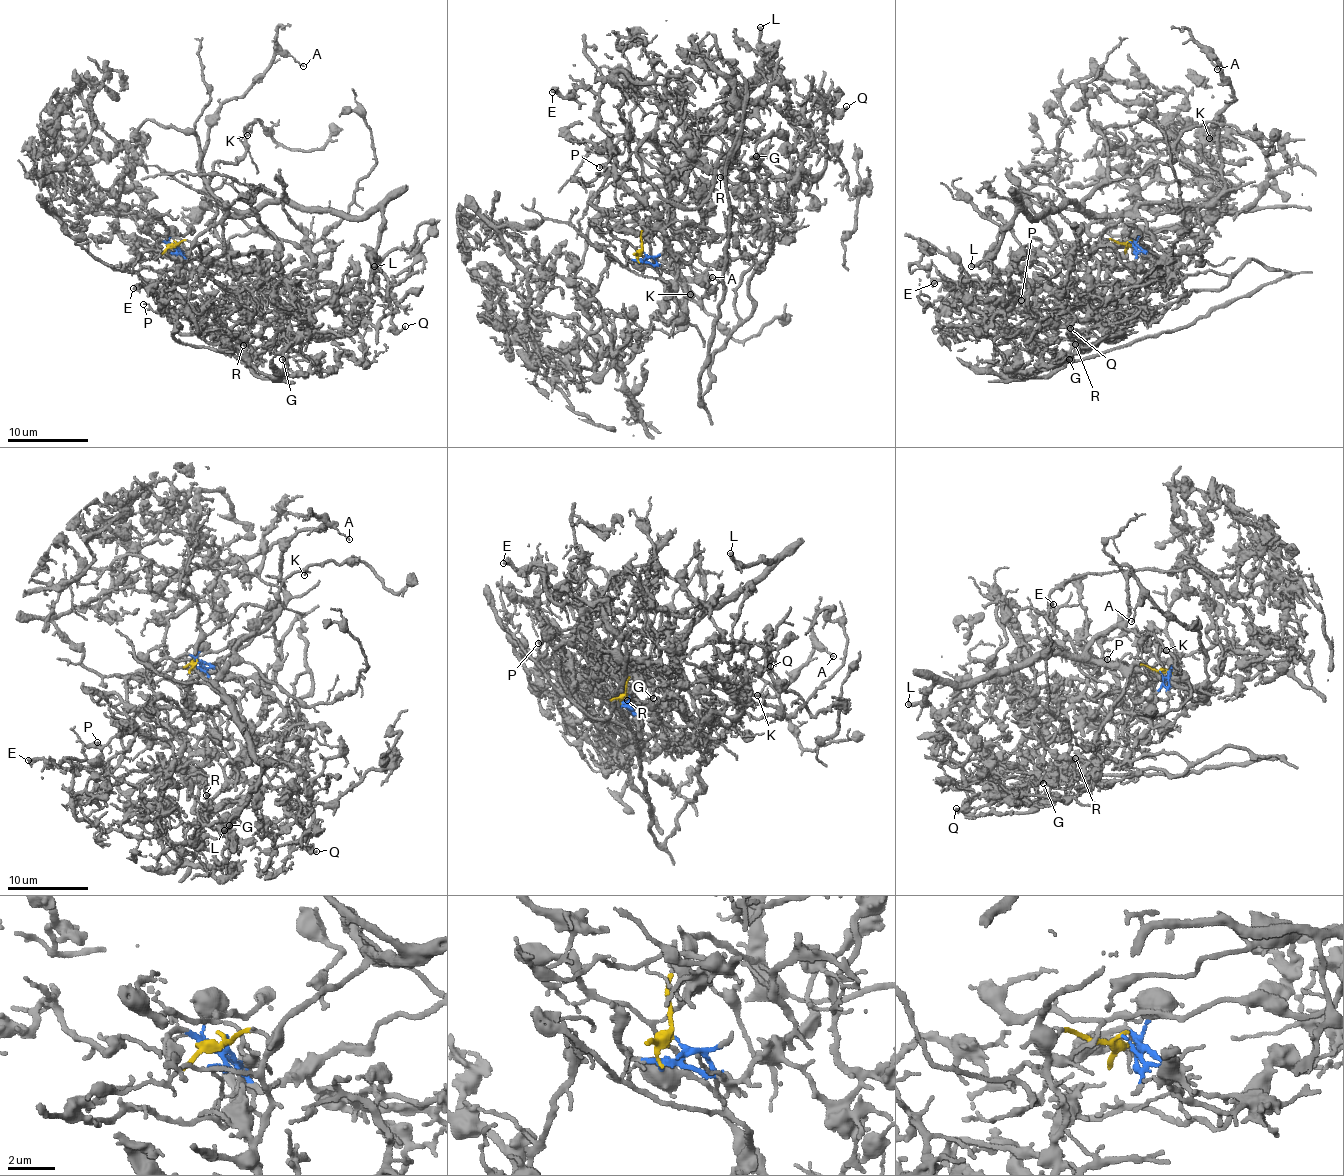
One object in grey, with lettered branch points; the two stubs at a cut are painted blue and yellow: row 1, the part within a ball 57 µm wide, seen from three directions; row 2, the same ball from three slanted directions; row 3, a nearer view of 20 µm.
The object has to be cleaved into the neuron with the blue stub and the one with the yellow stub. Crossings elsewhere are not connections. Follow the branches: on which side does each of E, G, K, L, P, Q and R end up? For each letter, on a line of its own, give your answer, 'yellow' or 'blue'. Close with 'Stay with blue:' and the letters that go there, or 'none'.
E: blue
G: blue
K: yellow
L: yellow
P: blue
Q: blue
R: blue
Stay with blue: E, G, P, Q, R

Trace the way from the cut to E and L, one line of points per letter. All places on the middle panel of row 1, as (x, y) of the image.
E: (643, 251), (762, 263), (771, 225), (666, 226), (616, 180), (616, 87), (551, 91)
L: (641, 251), (641, 233), (648, 218), (672, 222), (673, 179), (690, 151), (741, 96), (766, 60), (759, 27)

